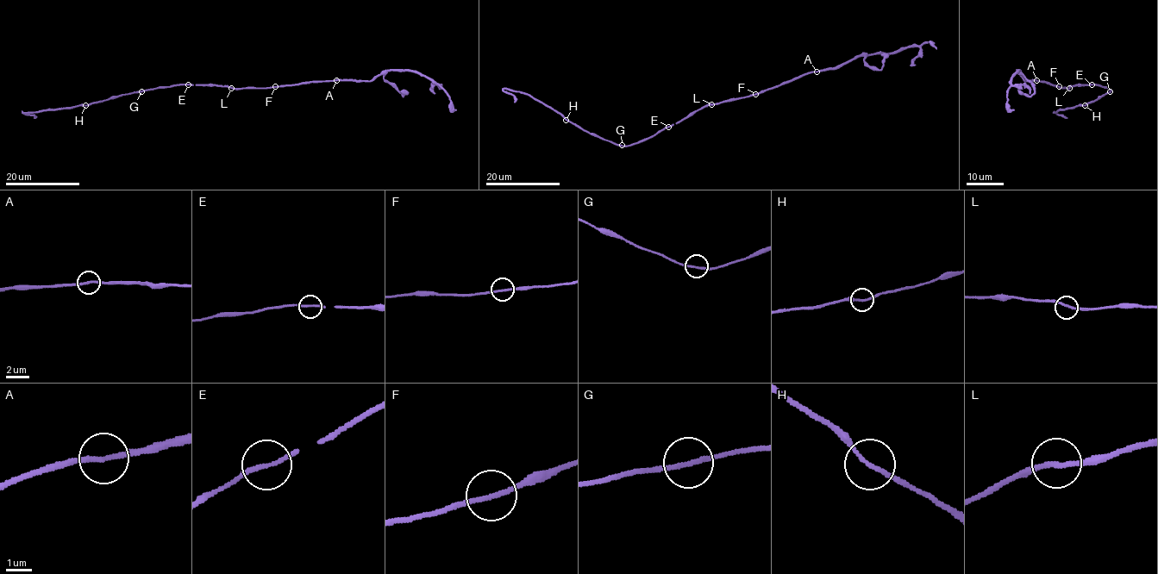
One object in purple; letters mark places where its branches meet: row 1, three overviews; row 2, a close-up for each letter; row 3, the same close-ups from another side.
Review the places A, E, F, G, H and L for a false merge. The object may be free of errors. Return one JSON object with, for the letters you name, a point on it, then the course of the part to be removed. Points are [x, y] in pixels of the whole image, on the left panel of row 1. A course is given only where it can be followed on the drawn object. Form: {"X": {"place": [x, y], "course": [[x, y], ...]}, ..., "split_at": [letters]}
{"split_at": []}

